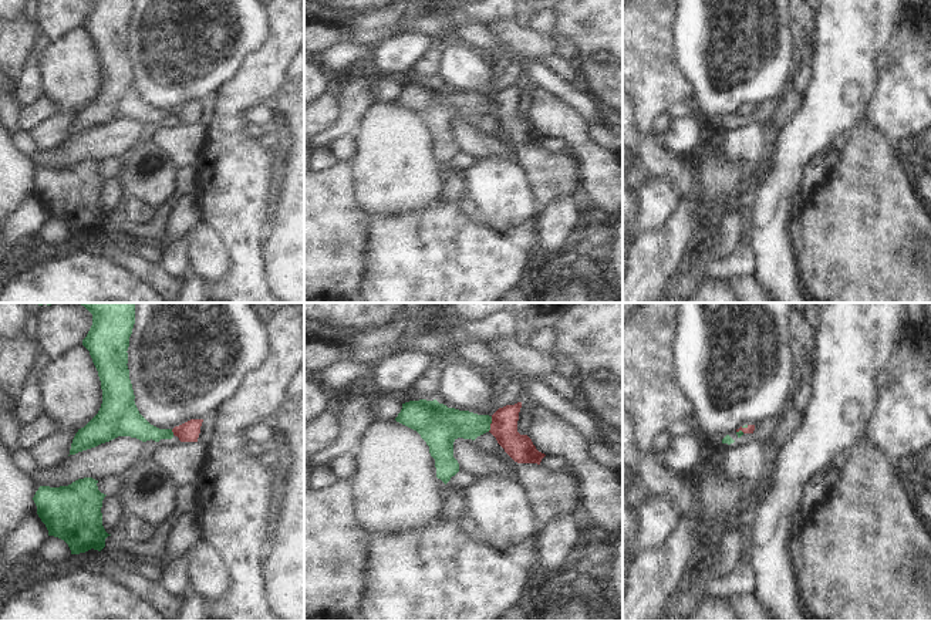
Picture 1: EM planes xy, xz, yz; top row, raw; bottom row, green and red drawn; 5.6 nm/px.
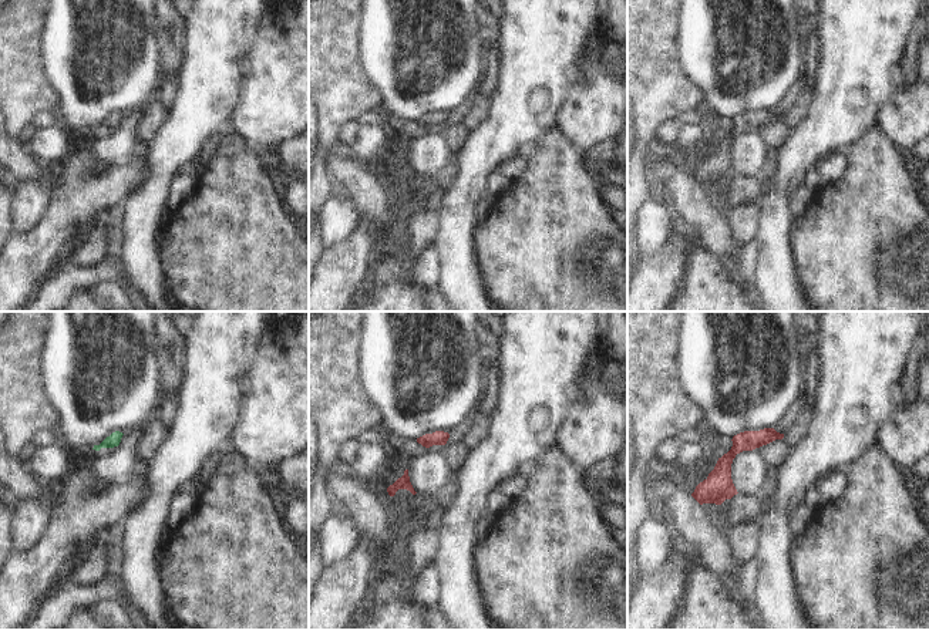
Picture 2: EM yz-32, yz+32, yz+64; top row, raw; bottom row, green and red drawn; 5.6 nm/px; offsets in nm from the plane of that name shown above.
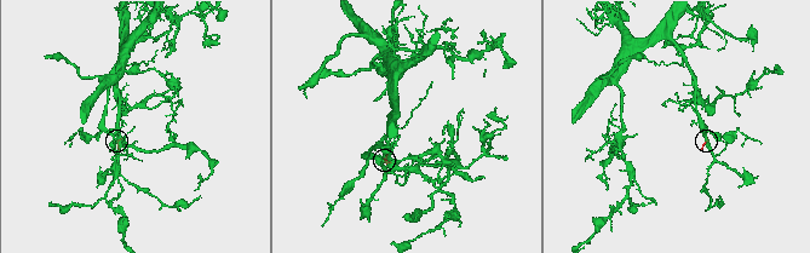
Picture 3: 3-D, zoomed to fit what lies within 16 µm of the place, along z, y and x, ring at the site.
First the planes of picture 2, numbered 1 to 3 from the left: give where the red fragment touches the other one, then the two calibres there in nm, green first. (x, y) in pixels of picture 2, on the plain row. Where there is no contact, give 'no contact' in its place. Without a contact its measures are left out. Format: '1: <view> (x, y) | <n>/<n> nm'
1: no contact
2: no contact
3: no contact

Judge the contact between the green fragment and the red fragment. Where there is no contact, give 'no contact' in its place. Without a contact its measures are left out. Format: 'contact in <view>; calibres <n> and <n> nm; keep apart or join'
contact in xz; calibres 190 and 150 nm; join

